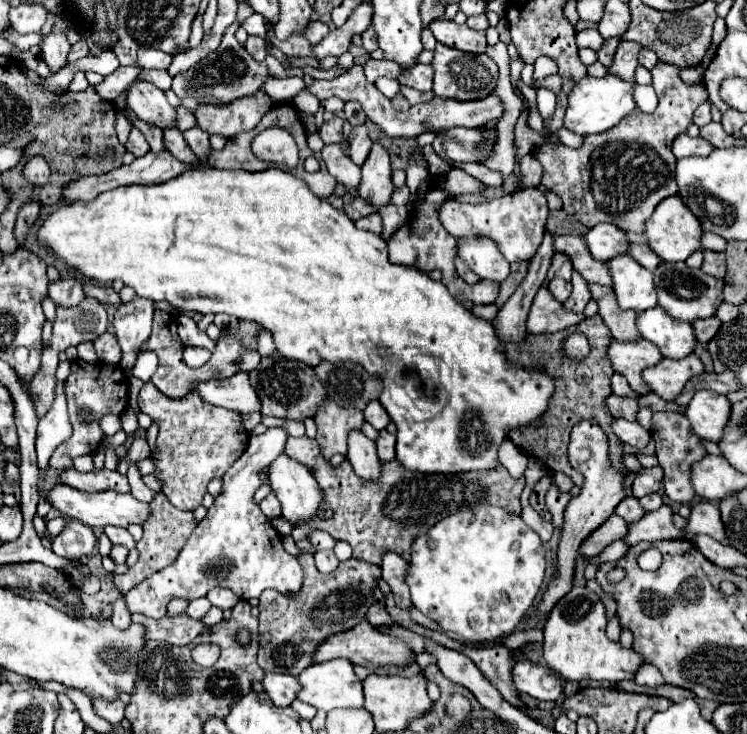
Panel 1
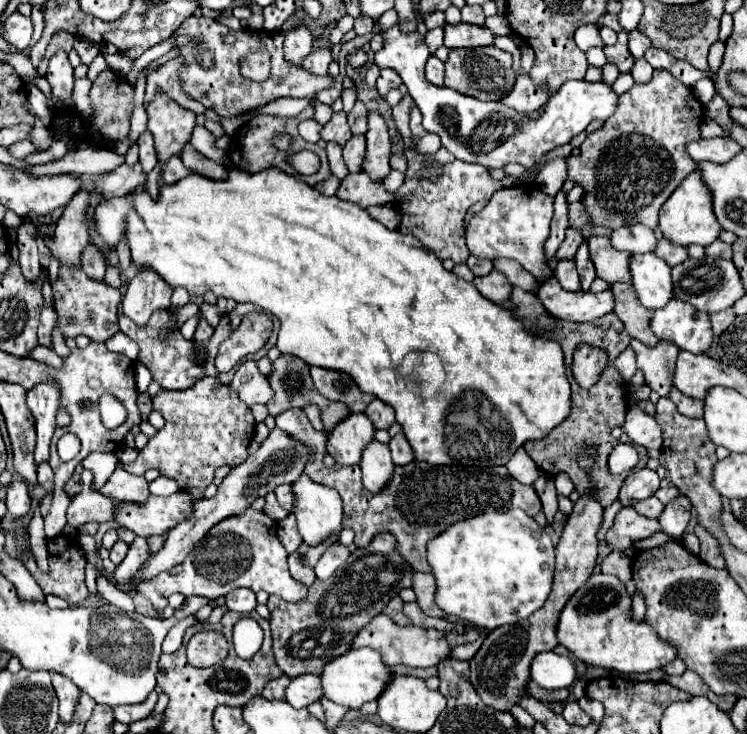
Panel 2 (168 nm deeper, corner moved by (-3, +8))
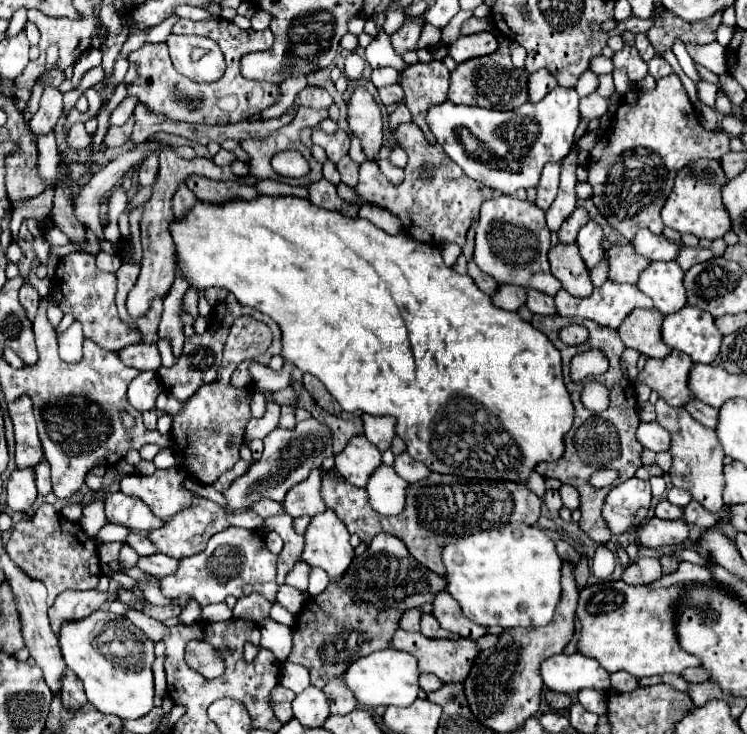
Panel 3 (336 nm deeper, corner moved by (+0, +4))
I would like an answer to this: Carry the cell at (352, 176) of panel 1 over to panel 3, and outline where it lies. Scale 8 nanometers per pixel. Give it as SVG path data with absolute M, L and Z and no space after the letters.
M327 159L327 161L323 163L323 177L325 177L327 181L331 181L333 185L337 185L337 183L341 181L339 171L337 171L337 167L335 167L335 163L333 163L331 159Z

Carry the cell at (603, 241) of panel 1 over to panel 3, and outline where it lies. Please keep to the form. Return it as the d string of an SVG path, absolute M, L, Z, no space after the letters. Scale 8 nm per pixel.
M639 229L629 245L635 249L635 253L639 253L651 261L655 261L655 259L671 261L677 255L677 247L681 247L679 243L667 241L663 235L651 233L649 229Z

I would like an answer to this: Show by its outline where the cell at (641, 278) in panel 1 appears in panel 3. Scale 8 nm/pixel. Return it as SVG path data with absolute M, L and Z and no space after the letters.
M651 261L641 271L637 287L653 299L653 307L663 315L685 307L683 269L675 261Z

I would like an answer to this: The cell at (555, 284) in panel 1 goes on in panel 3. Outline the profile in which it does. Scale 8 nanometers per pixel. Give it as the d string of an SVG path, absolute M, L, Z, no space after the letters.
M559 243L549 251L551 273L561 281L563 289L573 297L589 297L593 291L589 273L585 273L585 263L579 259L577 245L565 247Z

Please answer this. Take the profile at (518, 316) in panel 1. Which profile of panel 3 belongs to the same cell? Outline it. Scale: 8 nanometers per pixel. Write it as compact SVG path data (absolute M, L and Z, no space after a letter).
M571 151L565 157L565 161L563 161L559 193L557 193L555 201L551 203L551 207L547 209L547 227L553 233L557 233L561 229L561 225L565 223L565 219L575 209L575 203L577 203L577 197L575 197L575 183L577 183L575 167L577 167L577 153Z

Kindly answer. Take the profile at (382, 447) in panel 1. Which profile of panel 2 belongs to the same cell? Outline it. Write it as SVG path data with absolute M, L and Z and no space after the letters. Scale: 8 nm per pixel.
M402 433L390 439L390 451L392 451L392 461L396 465L408 465L414 461L414 451Z

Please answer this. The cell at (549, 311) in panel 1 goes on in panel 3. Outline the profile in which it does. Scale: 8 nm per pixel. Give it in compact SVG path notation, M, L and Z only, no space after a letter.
M605 281L603 287L595 289L589 297L585 299L577 299L577 297L571 297L567 291L557 291L557 295L553 297L555 299L555 309L559 315L563 317L581 317L581 319L591 319L599 325L605 325L605 327L613 327L617 329L621 325L621 321L625 319L625 315L629 315L629 311L633 311L635 307L645 307L645 309L651 309L653 303L647 295L643 295L637 285L621 285L621 283L613 283L613 281Z

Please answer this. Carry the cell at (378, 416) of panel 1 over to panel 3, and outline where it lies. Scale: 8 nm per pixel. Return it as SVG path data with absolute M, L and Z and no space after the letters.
M363 413L361 419L363 419L365 437L367 437L373 445L377 445L379 451L389 449L391 439L393 439L393 435L395 435L395 419L389 417L389 415L377 417L377 415L367 415L367 413Z

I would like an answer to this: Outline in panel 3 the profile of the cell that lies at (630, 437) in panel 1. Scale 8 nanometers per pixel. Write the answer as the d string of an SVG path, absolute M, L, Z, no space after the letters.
M639 423L637 441L651 451L667 451L669 449L669 433L659 423Z

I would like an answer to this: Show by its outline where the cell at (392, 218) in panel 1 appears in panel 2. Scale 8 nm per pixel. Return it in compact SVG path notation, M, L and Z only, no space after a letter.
M392 169L392 171L388 173L388 177L384 179L384 185L386 185L388 191L396 191L402 183L404 183L404 175L402 175L400 171L396 171L396 169Z

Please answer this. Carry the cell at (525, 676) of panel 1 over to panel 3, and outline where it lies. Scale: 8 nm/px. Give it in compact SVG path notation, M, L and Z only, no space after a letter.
M553 655L541 663L541 677L547 689L557 693L577 693L581 689L609 691L609 673L585 655Z

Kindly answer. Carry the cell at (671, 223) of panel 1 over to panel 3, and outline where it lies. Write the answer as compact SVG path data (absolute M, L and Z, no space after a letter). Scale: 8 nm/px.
M697 159L683 167L675 177L675 187L661 211L661 219L665 227L671 227L675 231L693 233L699 239L721 239L731 227L729 227L729 215L721 203L721 187L727 181L725 173L721 171L719 159Z

